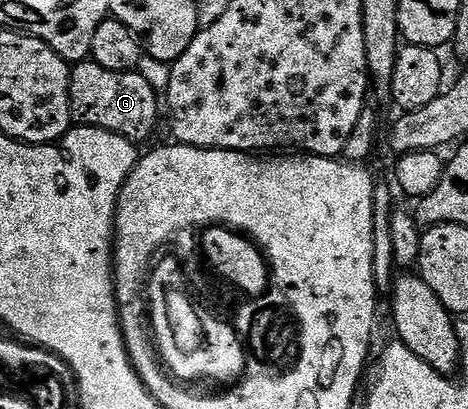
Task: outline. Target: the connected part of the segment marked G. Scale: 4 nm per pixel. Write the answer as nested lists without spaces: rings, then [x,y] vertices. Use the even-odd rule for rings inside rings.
[[[94,60],[73,64],[68,79],[68,98],[73,122],[89,125],[122,135],[133,143],[141,143],[156,129],[156,116],[161,116],[162,105],[156,102],[158,90],[142,79],[139,71],[119,73],[106,71]]]

